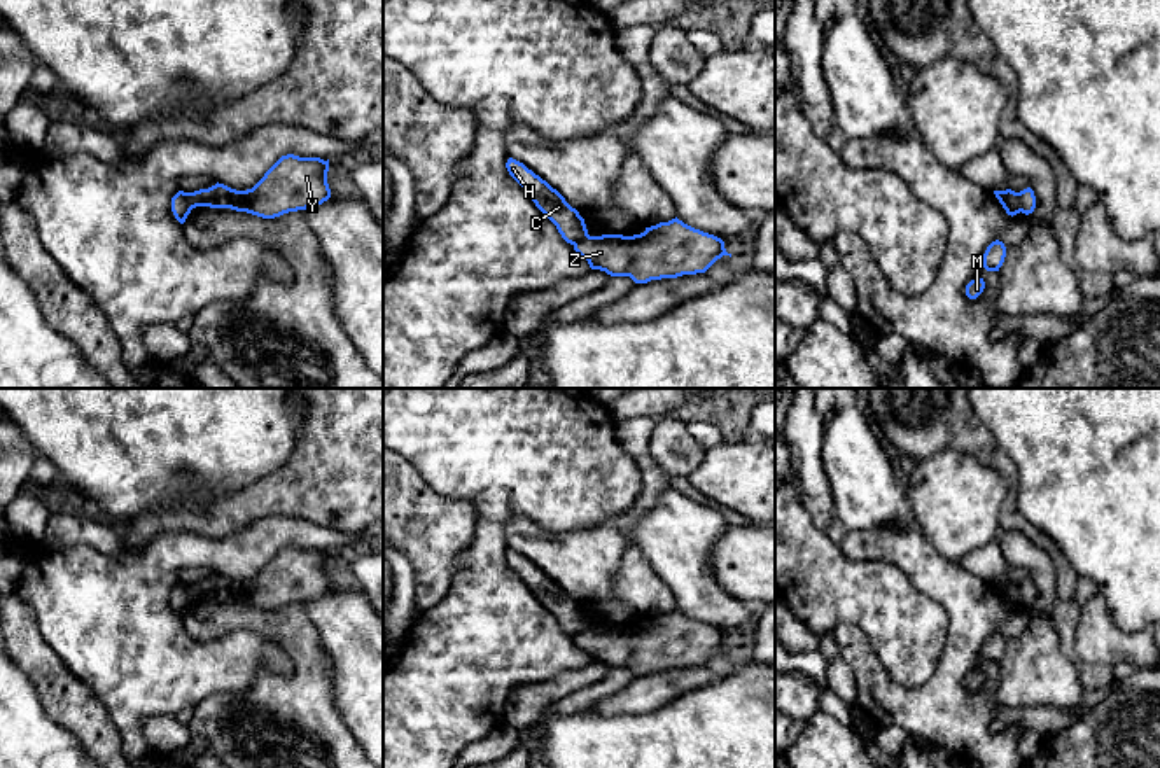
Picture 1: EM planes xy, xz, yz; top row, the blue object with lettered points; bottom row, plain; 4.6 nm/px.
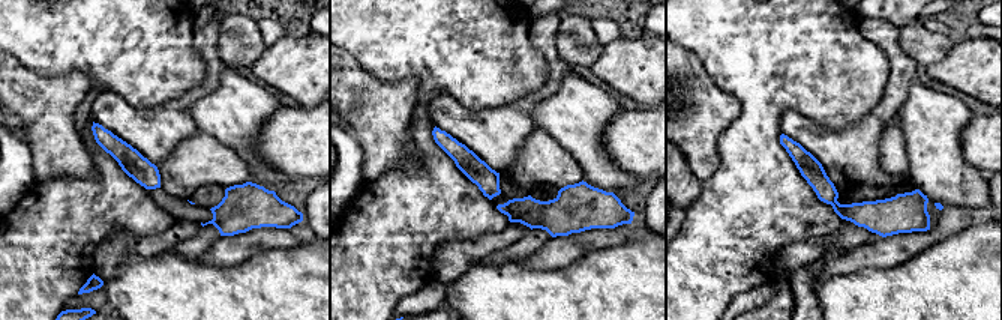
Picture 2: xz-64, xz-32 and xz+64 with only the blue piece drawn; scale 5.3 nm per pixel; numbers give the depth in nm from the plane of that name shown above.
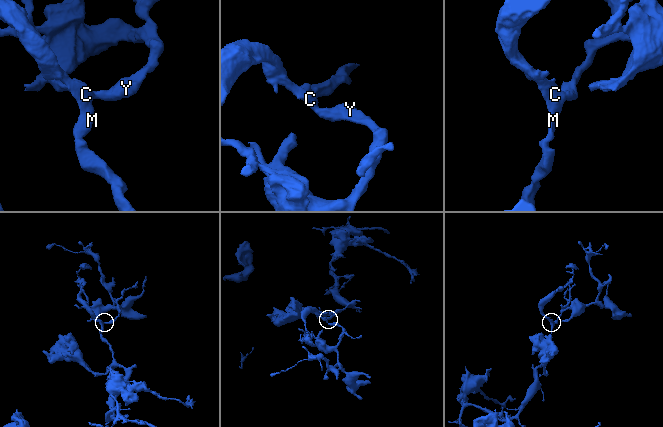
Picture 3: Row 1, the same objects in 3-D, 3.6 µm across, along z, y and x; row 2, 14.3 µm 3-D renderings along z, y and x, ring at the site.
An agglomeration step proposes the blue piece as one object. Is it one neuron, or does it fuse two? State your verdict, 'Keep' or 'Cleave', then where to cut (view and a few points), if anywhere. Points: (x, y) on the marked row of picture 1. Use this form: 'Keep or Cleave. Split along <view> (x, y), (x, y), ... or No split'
Cleave. Split along yz (1017, 193), (1020, 210)

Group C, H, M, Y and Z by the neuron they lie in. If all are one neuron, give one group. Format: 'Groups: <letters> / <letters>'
Groups: C H M / Y Z

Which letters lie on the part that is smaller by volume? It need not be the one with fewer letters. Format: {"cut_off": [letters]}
{"cut_off": ["Y", "Z"]}

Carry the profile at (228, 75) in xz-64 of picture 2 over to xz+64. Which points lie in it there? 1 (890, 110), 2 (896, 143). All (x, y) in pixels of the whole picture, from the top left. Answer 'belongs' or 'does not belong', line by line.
1: does not belong
2: does not belong

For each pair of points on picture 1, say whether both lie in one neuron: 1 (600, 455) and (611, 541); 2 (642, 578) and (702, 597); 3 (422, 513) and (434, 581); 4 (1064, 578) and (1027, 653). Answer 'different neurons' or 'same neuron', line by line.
1: different neurons
2: different neurons
3: same neuron
4: different neurons

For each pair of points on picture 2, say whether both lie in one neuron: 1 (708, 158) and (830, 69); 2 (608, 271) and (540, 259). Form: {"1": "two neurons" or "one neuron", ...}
{"1": "two neurons", "2": "two neurons"}

